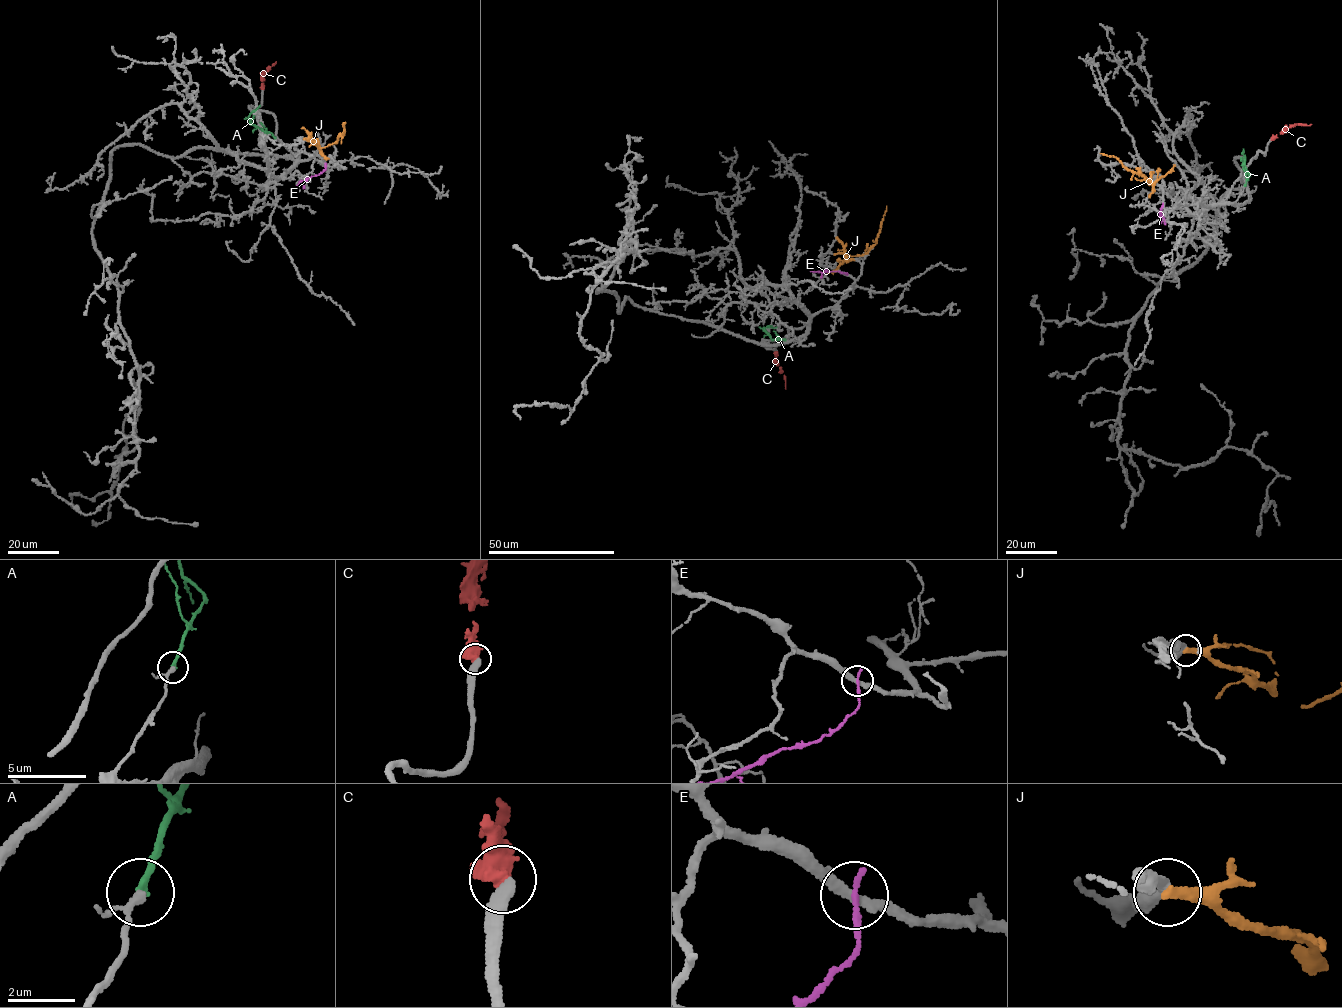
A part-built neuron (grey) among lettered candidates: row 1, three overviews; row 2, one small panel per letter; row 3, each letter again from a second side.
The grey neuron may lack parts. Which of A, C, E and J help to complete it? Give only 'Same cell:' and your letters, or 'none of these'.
Same cell: A

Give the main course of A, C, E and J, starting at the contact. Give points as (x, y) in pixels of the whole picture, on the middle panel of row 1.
A: (785, 339), (771, 339), (763, 330), (771, 326), (777, 327)
C: (776, 352), (776, 363), (784, 376), (786, 388)
E: (846, 274), (811, 271)
J: (836, 238), (848, 256), (864, 255), (876, 243), (886, 206)

